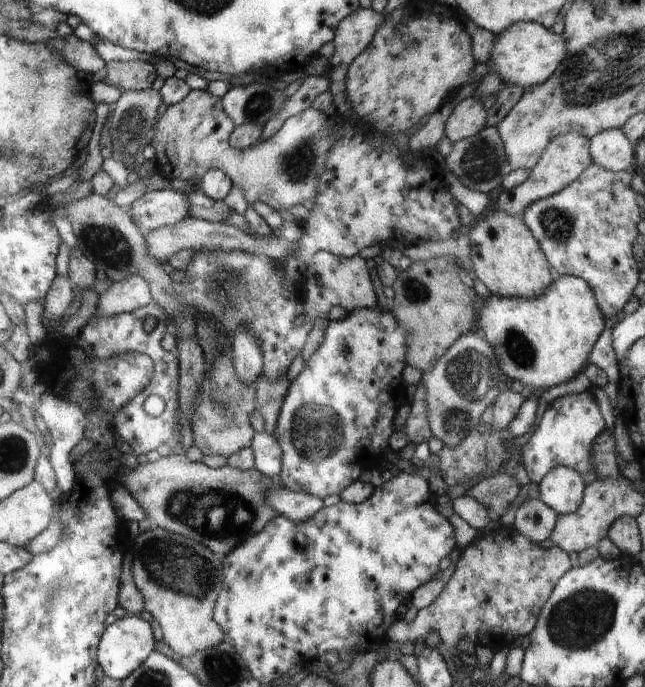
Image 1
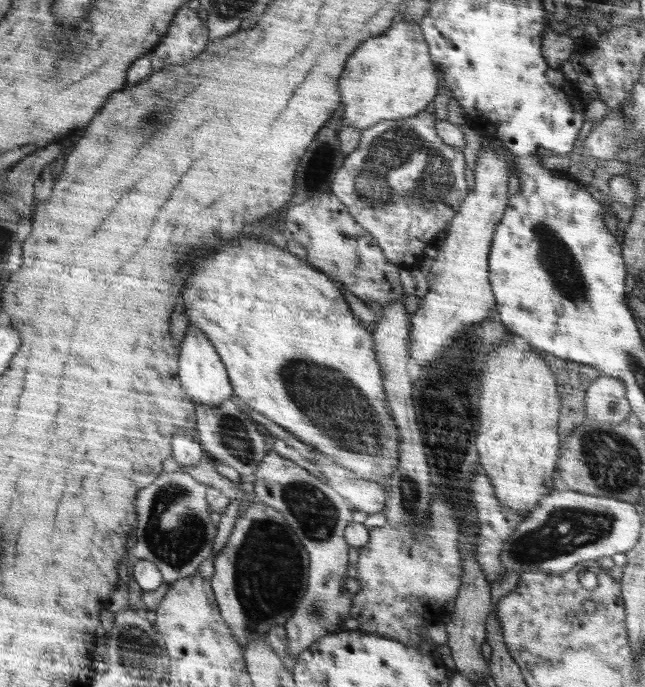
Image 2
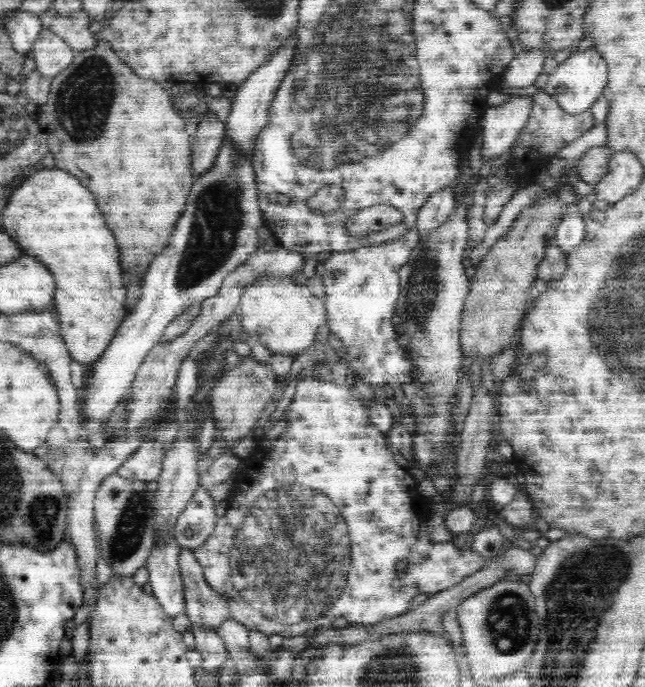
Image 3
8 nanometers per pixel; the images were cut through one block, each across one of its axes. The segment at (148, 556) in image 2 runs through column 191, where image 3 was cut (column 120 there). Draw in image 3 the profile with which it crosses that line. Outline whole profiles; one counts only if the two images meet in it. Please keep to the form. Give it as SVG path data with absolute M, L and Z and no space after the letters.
M118 473L110 474L98 486L94 496L95 522L98 525L101 558L115 575L132 577L144 568L154 547L155 527L164 520L156 518L153 502L155 492L148 490L147 481L130 480Z

